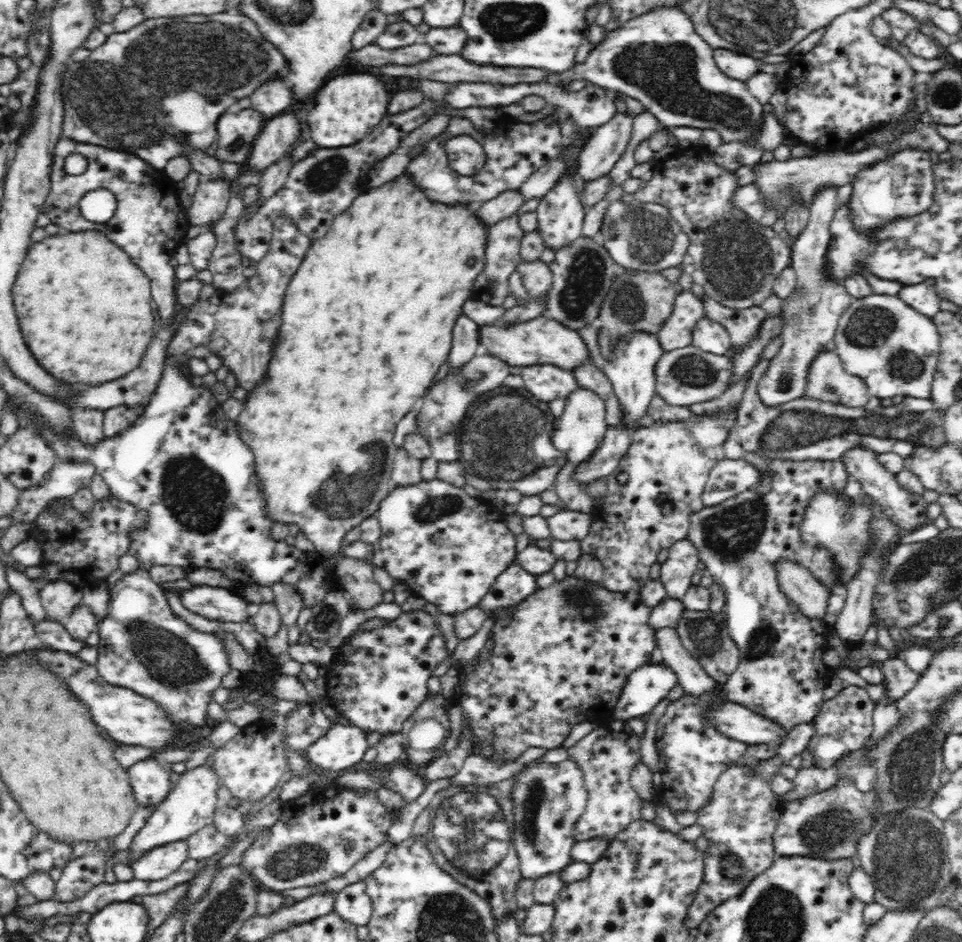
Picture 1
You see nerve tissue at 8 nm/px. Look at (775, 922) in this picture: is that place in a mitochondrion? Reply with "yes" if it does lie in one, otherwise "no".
yes

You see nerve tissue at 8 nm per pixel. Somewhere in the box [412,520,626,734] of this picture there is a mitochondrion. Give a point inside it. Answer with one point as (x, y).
(581, 603)

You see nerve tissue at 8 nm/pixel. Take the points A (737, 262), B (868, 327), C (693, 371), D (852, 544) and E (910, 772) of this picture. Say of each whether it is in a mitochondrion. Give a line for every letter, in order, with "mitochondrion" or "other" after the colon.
A: mitochondrion
B: mitochondrion
C: mitochondrion
D: mitochondrion
E: mitochondrion

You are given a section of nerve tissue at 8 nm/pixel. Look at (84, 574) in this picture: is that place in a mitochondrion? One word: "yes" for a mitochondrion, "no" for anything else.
no

